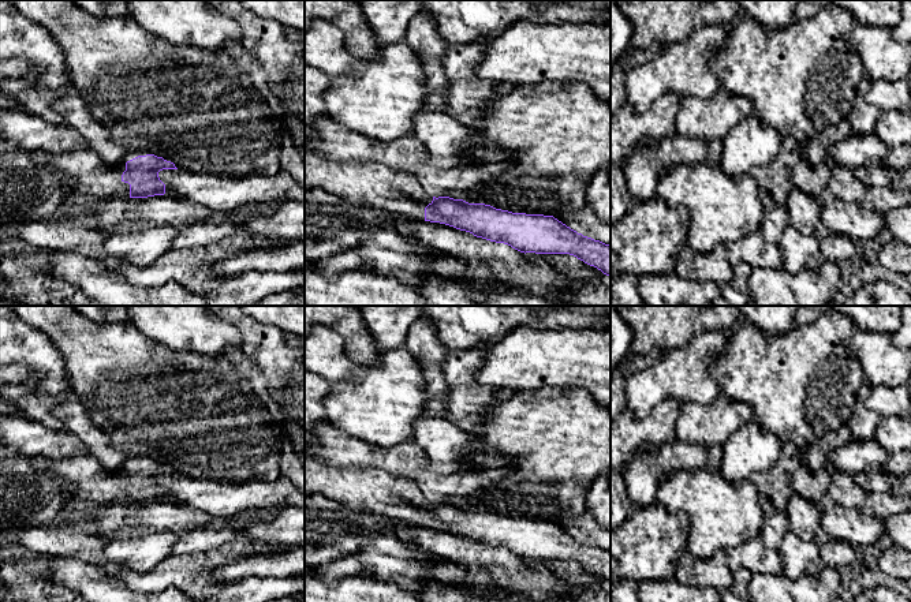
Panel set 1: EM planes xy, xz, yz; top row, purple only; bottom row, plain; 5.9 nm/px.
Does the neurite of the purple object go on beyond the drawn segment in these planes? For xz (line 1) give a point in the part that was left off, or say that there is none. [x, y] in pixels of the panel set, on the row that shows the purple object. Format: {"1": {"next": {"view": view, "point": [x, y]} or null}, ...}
{"1": {"next": {"view": "xz", "point": [373, 183]}}}

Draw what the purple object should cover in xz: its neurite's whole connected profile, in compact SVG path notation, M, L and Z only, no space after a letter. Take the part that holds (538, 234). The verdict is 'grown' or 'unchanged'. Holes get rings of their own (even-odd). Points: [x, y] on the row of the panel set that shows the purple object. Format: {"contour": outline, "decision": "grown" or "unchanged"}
{"contour": "M305 150L305 187L320 187L418 221L445 224L524 254L570 254L611 276L611 244L583 236L553 216L436 198L414 176L378 161L343 161Z", "decision": "grown"}

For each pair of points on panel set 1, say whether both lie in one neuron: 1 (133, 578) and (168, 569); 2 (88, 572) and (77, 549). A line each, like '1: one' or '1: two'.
1: one
2: two

